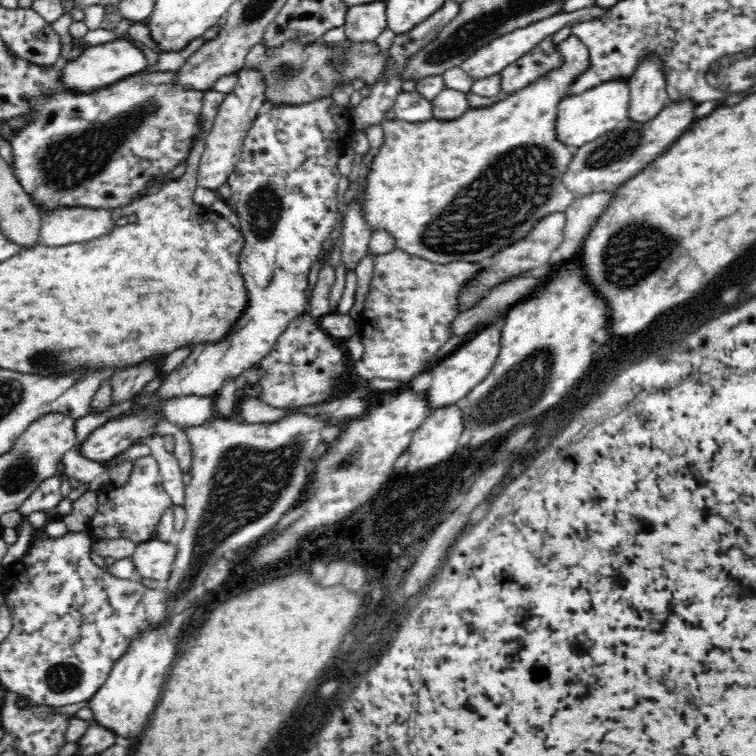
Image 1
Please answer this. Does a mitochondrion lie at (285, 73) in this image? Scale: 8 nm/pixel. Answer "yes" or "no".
yes

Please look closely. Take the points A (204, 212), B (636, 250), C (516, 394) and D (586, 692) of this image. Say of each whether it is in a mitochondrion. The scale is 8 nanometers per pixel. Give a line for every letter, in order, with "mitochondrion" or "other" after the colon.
A: other
B: mitochondrion
C: mitochondrion
D: other

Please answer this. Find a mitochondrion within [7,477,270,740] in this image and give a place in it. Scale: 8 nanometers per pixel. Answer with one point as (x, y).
(60, 677)

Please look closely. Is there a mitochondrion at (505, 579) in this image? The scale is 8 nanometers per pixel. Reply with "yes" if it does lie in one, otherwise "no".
no

